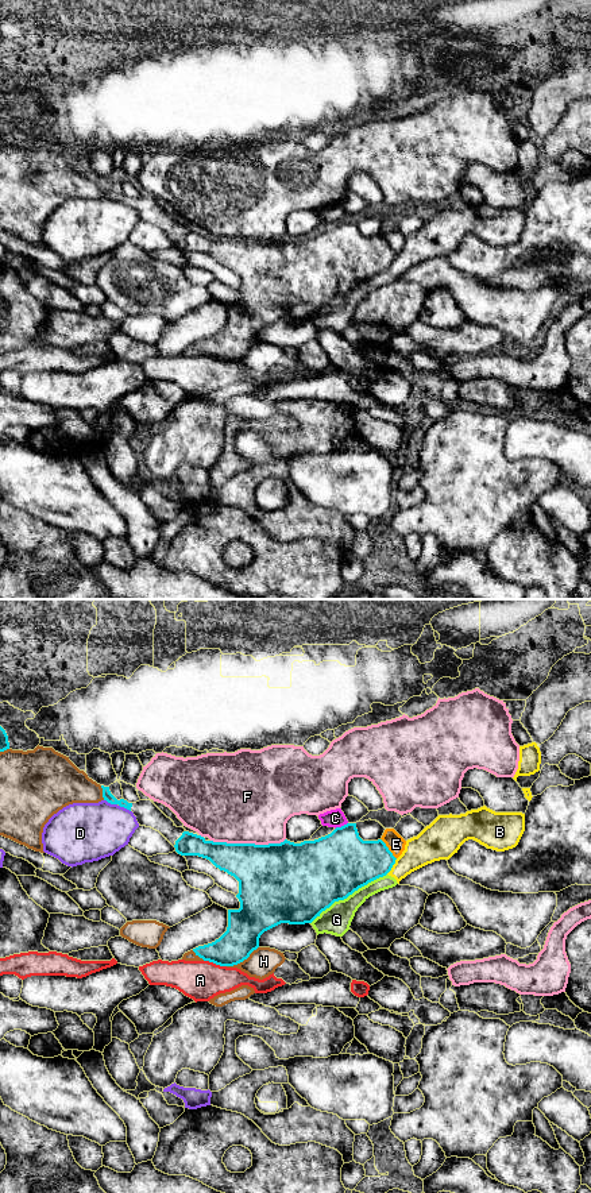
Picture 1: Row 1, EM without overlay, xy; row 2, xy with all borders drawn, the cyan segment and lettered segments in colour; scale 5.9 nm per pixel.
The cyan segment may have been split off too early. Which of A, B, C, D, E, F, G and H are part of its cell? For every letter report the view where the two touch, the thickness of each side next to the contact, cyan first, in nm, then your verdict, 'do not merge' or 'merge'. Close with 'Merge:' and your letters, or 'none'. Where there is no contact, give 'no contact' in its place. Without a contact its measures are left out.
A: meets cyan in xy; 200 nm thick on the cyan side, 240 nm on the other; do not merge
B: meets cyan in xy; 320 nm thick on the cyan side, 190 nm on the other; do not merge
C: meets cyan in xy; 380 nm thick on the cyan side, 110 nm on the other; do not merge
D: meets cyan in xy; 60 nm thick on the cyan side, 360 nm on the other; do not merge
E: meets cyan in xy; 320 nm thick on the cyan side, 110 nm on the other; do not merge
F: meets cyan in xy; 400 nm thick on the cyan side, 500 nm on the other; do not merge
G: meets cyan in xy; 420 nm thick on the cyan side, 170 nm on the other; do not merge
H: meets cyan in xy; 220 nm thick on the cyan side, 170 nm on the other; do not merge
Merge: none

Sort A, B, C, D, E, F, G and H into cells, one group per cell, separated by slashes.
A / B G / C / D / E / F / H

